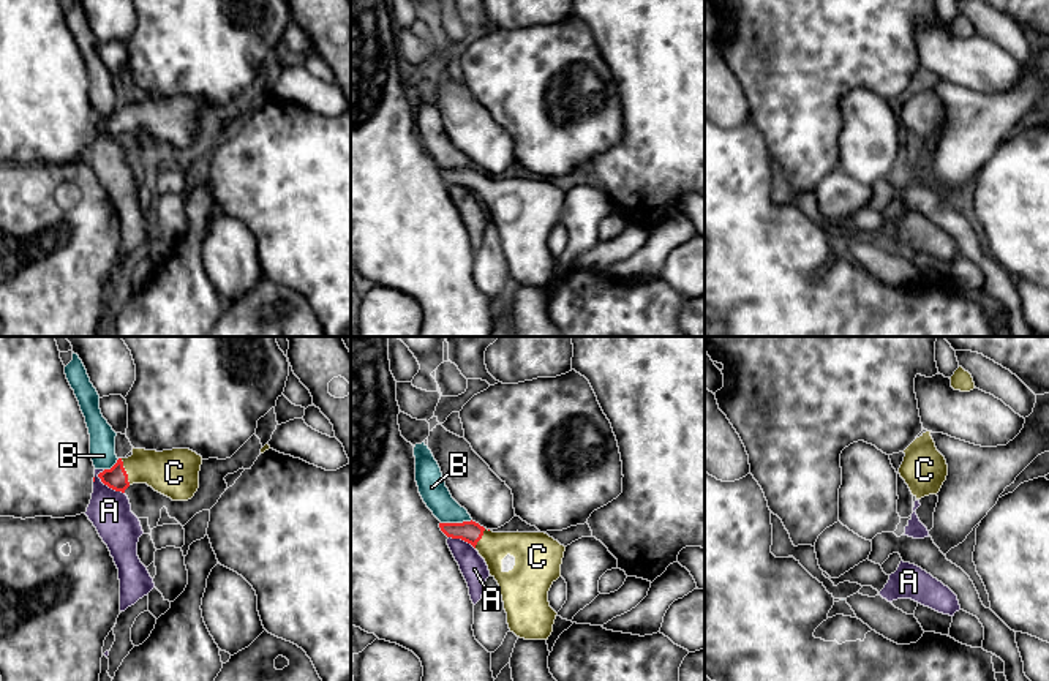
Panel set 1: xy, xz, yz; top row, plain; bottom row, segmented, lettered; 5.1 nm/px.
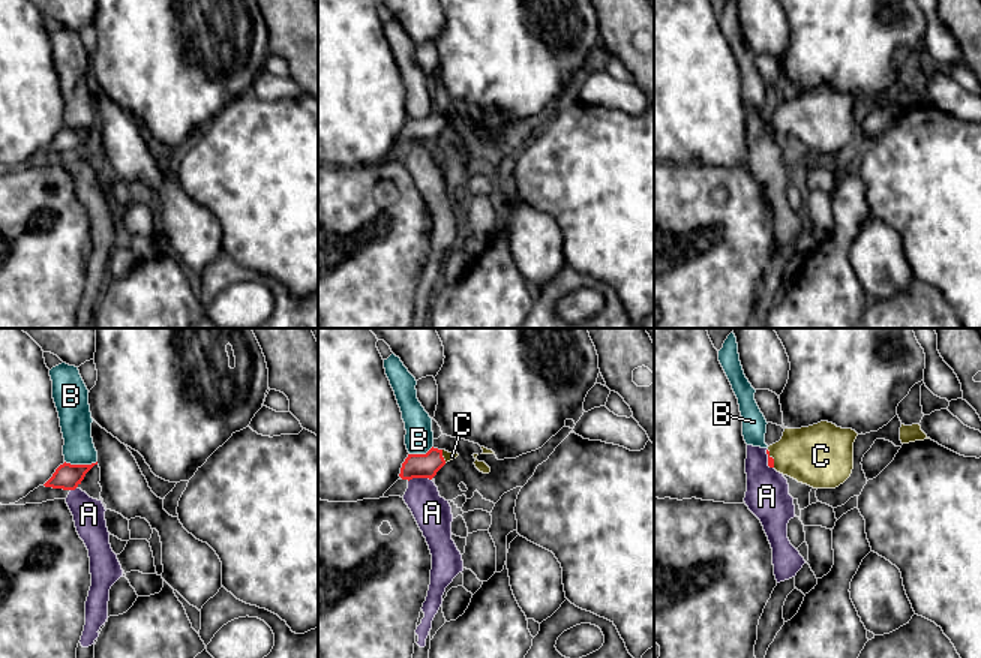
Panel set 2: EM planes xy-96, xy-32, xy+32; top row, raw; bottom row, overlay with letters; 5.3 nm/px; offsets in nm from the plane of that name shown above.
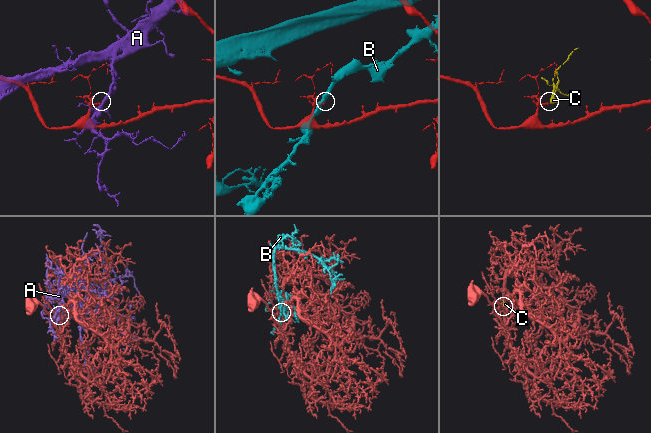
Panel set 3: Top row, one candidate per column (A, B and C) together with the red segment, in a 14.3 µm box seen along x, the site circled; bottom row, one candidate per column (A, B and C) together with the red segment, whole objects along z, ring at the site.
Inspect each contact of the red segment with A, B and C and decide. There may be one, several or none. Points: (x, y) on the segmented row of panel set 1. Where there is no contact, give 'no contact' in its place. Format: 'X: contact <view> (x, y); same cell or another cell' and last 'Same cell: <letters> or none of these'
A: contact xy (109, 487); another cell
B: contact xz (455, 523); another cell
C: contact xy (125, 471); same cell
Same cell: C

